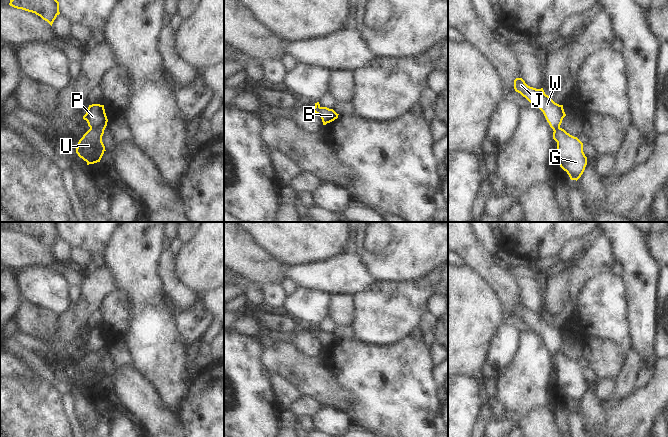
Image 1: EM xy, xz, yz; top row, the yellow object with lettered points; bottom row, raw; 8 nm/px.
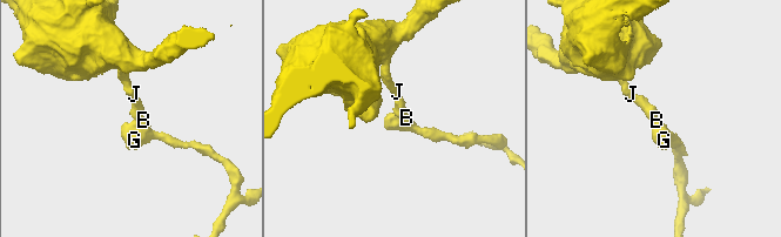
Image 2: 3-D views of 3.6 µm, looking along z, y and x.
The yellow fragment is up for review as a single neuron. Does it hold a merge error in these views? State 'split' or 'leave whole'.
split

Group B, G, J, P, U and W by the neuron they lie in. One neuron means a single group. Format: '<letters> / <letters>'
B G U / J P W

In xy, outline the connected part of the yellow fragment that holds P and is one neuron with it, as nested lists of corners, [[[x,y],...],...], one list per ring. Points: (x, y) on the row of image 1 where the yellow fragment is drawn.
[[[89,105],[83,119],[87,121],[90,128],[99,128],[103,124],[107,124],[108,119],[105,113],[104,105]]]

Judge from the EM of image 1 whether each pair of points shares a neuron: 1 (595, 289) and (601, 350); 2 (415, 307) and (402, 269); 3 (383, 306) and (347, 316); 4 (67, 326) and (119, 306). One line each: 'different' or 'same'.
1: different
2: different
3: different
4: different

